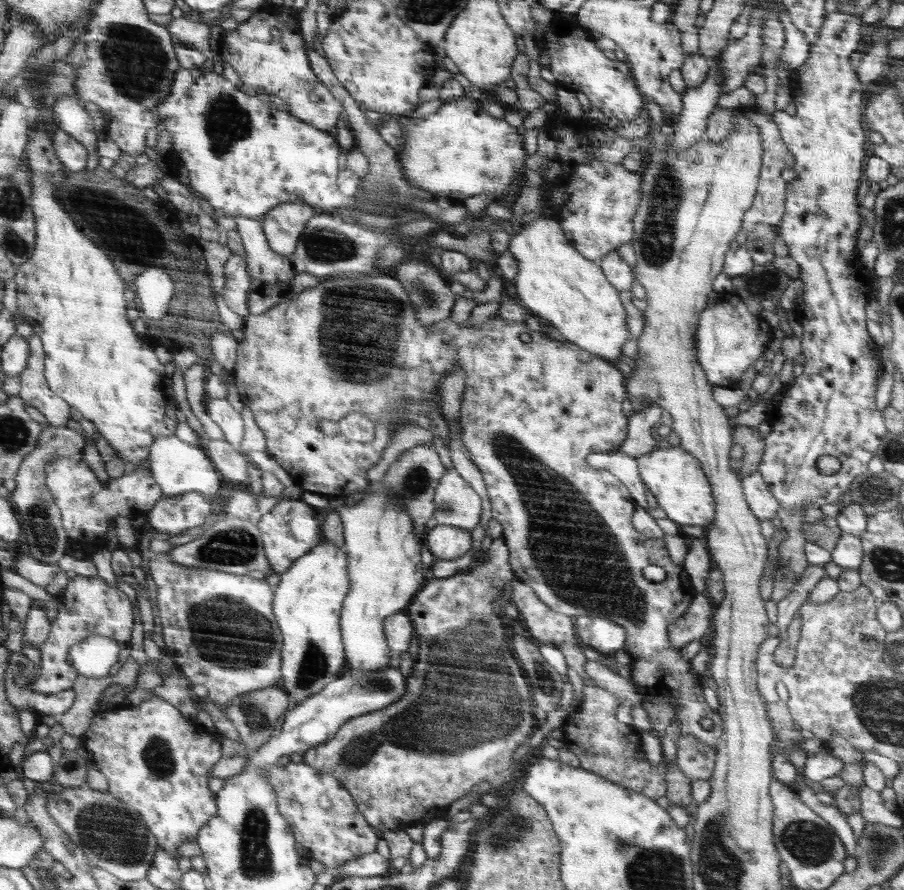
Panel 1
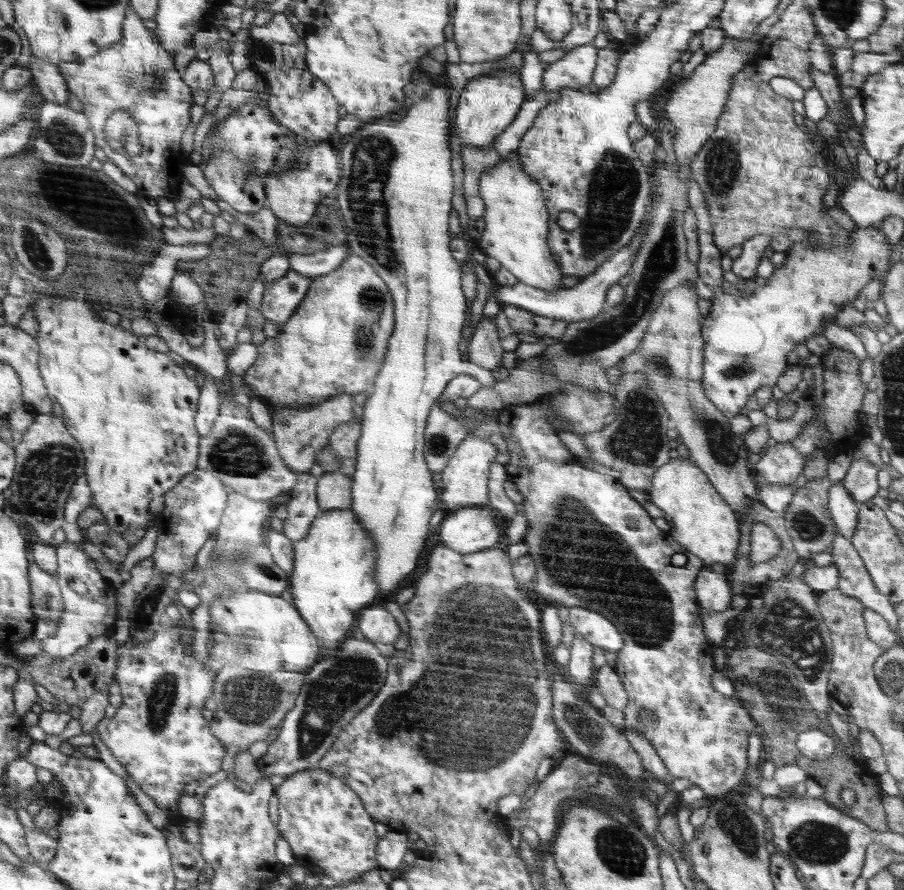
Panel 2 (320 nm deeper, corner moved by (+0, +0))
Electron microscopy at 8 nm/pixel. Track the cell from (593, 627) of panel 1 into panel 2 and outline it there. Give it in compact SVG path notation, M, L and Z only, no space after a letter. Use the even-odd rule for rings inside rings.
M570 608L570 619L575 632L590 644L601 649L617 652L622 648L624 639L616 628L598 612L586 608Z

